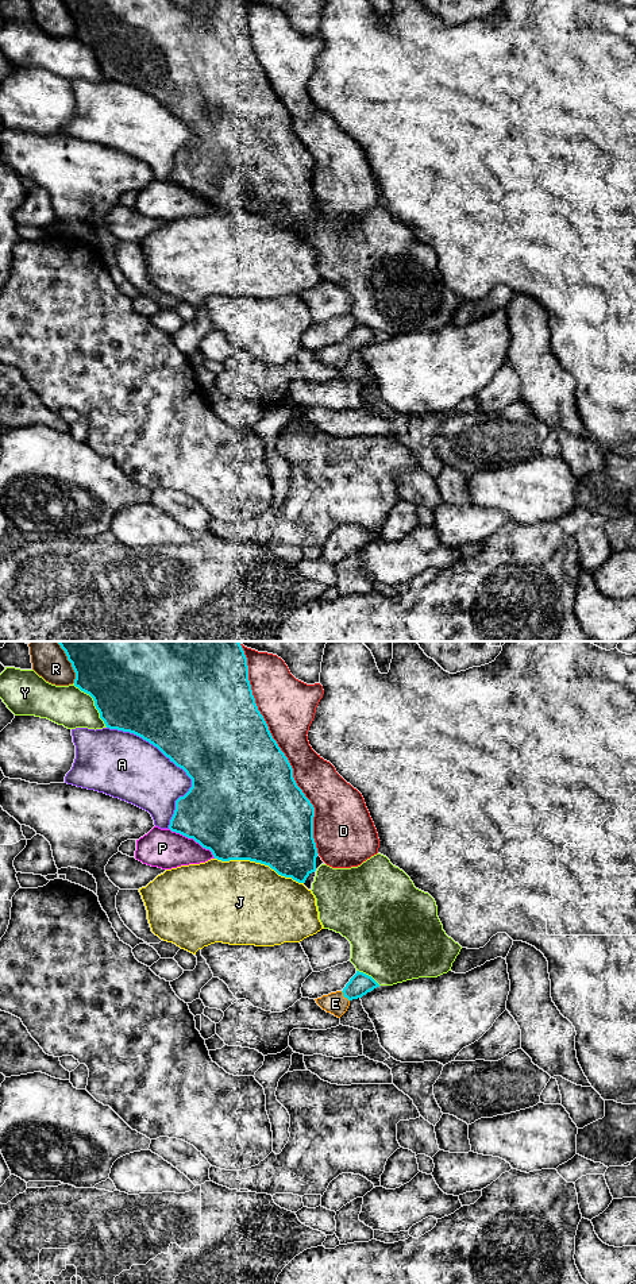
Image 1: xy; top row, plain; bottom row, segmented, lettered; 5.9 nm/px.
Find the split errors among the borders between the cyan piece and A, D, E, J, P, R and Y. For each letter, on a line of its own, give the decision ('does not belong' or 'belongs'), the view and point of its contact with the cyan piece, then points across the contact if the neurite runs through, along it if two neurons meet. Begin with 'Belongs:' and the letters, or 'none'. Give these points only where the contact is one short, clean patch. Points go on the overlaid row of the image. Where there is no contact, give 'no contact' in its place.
Belongs: E
A: does not belong; meets cyan in xy at (174, 763)
D: does not belong; meets cyan in xy at (280, 750)
E: belongs; meets cyan in xy at (345, 997); runs through xy (359, 984), (345, 997), (335, 1003)
J: does not belong; meets cyan in xy at (259, 862)
P: does not belong; meets cyan in xy at (193, 839)
R: does not belong; meets cyan in xy at (69, 660)
Y: does not belong; meets cyan in xy at (95, 704)

